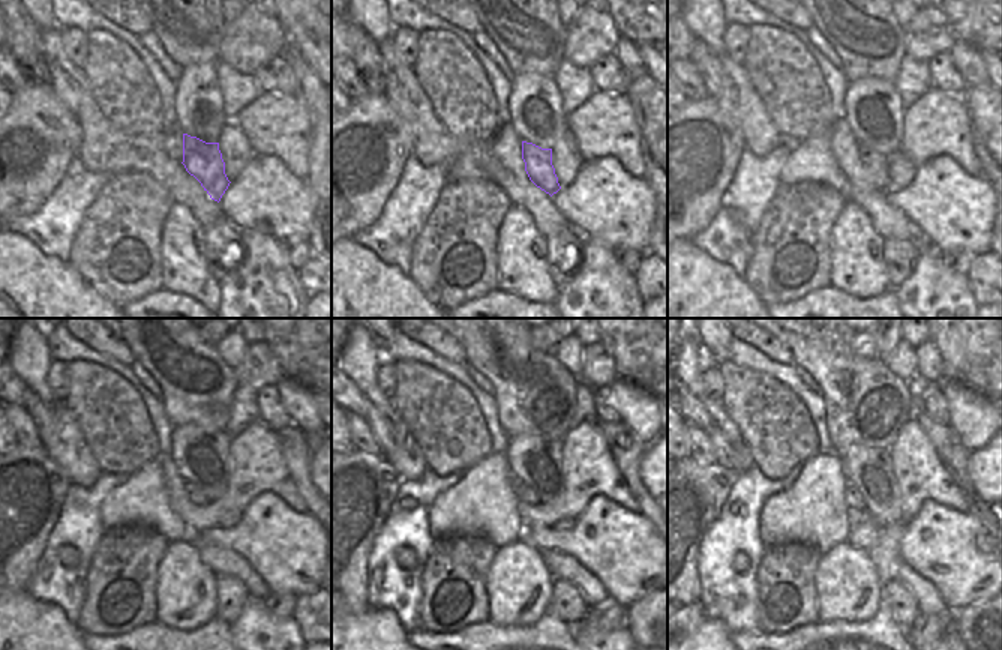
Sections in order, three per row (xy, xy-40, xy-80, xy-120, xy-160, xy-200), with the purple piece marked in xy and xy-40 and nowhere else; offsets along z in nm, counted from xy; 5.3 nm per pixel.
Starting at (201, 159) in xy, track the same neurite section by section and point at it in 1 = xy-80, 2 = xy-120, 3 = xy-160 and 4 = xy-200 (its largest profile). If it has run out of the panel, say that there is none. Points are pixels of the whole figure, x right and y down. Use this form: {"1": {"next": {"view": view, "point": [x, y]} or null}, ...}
{"1": {"next": {"view": "xy-80", "point": [875, 162]}}, "2": {"next": {"view": "xy-120", "point": [192, 493]}}, "3": {"next": {"view": "xy-160", "point": [522, 493]}}, "4": {"next": {"view": "xy-200", "point": [852, 497]}}}

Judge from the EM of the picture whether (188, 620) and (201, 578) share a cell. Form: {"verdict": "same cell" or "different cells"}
{"verdict": "same cell"}

